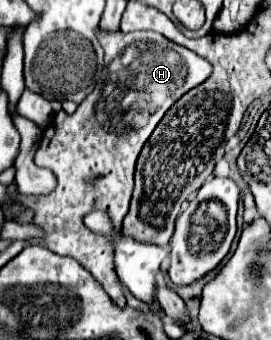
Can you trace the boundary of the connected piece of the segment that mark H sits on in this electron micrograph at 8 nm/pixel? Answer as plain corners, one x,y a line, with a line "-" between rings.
97,28
95,34
105,50
105,66
99,70
93,92
85,96
73,114
59,110
53,116
55,130
43,132
35,152
35,164
51,170
57,186
45,196
17,194
17,198
35,210
33,224
39,224
45,232
41,242
31,240
31,244
43,244
55,254
75,258
103,284
119,306
125,306
125,296
117,284
111,260
111,244
103,236
95,236
81,218
91,208
107,208
115,228
121,228
121,220
129,210
135,162
143,144
163,114
185,92
211,76
211,62
153,30
123,34
121,30
103,32

